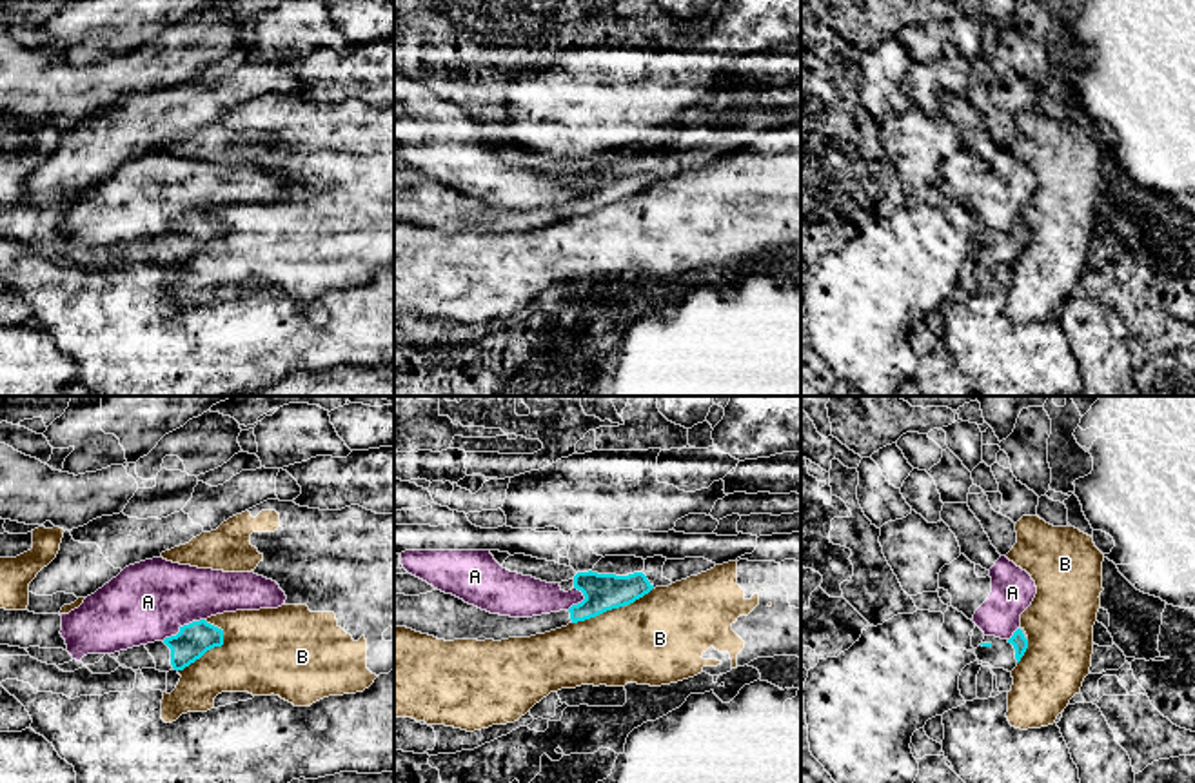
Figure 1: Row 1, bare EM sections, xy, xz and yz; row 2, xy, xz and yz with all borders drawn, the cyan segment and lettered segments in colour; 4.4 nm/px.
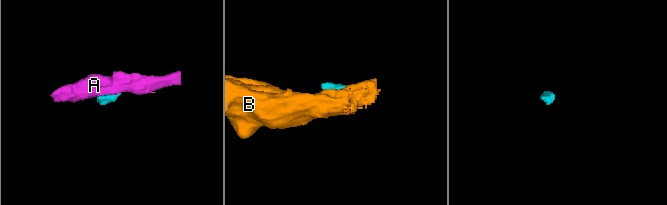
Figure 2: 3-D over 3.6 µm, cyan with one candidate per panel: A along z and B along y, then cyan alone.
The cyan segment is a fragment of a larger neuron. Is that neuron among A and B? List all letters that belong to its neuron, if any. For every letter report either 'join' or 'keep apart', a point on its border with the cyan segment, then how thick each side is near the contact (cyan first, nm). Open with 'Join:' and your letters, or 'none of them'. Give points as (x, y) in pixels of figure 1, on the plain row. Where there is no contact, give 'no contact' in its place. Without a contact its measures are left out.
Join: none of them
A: keep apart; contact xy (182, 220); calibres 150 and 360 nm
B: keep apart; contact xz (612, 200); calibres 160 and 400 nm

